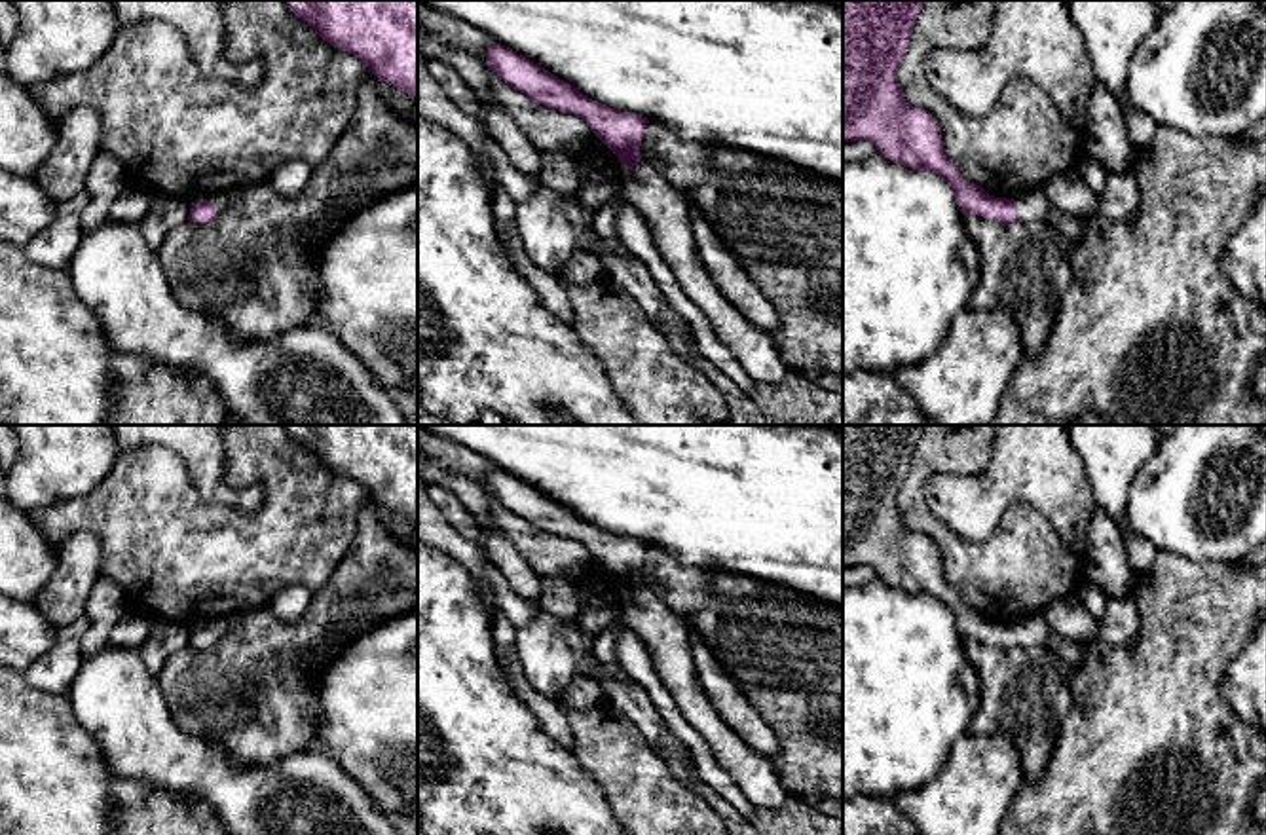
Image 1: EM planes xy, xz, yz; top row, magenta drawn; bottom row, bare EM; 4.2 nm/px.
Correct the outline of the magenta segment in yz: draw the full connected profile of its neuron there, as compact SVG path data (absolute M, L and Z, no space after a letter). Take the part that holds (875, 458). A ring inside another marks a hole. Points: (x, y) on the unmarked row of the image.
M843 425L843 567L871 566L883 583L936 598L953 613L964 641L977 640L996 647L1046 647L1052 628L1042 613L1008 622L989 621L981 611L966 605L947 583L938 545L905 526L898 510L898 493L924 429L926 425Z

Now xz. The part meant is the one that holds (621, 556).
M493 469L486 490L507 510L556 537L583 543L598 564L619 583L621 622L636 632L651 653L655 672L672 693L680 712L708 742L717 765L733 778L755 808L778 808L788 793L771 759L755 753L719 717L702 693L693 638L661 596L640 579L647 543L621 537L579 518L571 509L516 476Z

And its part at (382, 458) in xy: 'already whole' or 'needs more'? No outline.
already whole

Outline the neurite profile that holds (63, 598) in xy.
M87 531L66 537L57 548L57 567L36 600L36 609L63 628L85 615L85 603L101 577L102 547Z

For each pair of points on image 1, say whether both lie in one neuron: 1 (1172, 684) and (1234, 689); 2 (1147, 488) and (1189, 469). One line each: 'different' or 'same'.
1: different
2: same

